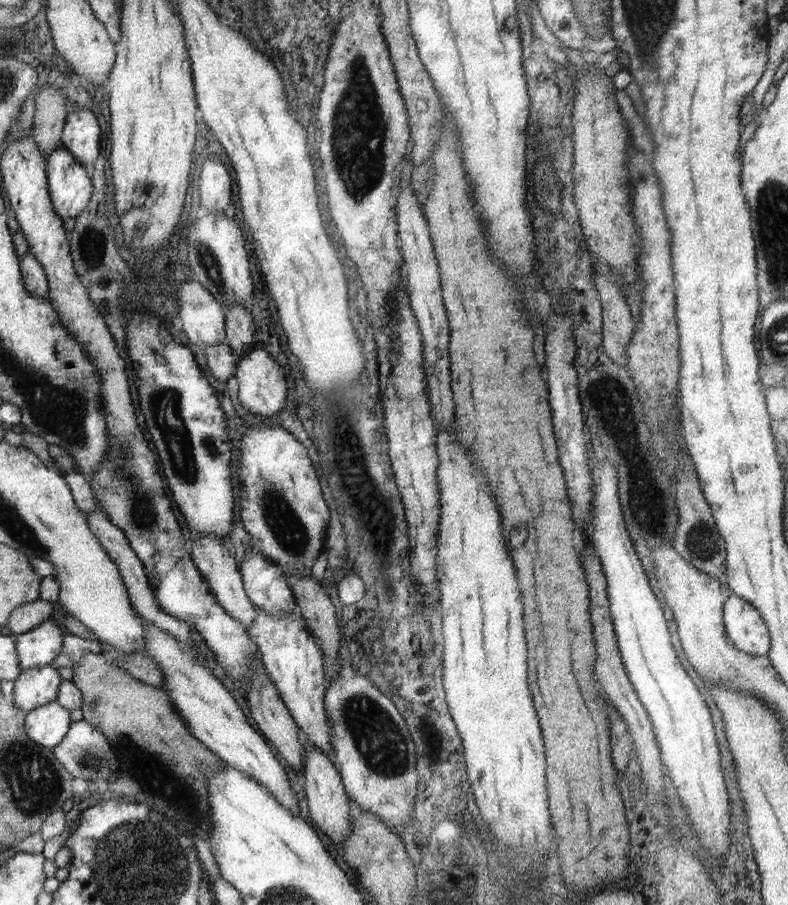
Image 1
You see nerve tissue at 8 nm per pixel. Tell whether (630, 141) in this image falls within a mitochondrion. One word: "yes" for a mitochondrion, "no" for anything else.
no

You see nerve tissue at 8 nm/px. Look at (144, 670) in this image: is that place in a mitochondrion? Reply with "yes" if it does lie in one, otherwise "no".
no

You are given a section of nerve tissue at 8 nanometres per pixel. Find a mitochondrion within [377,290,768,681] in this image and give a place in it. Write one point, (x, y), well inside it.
(608, 401)

